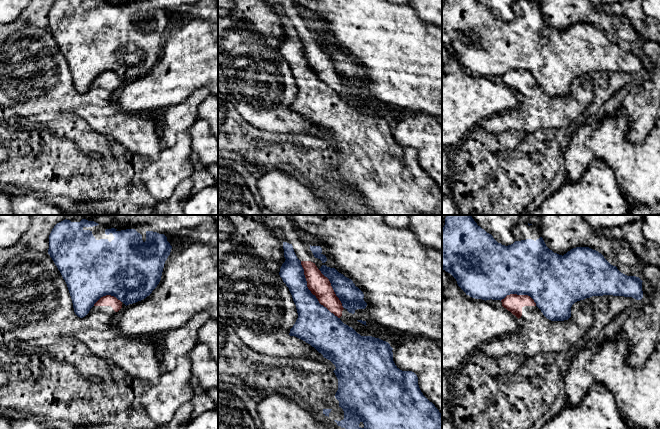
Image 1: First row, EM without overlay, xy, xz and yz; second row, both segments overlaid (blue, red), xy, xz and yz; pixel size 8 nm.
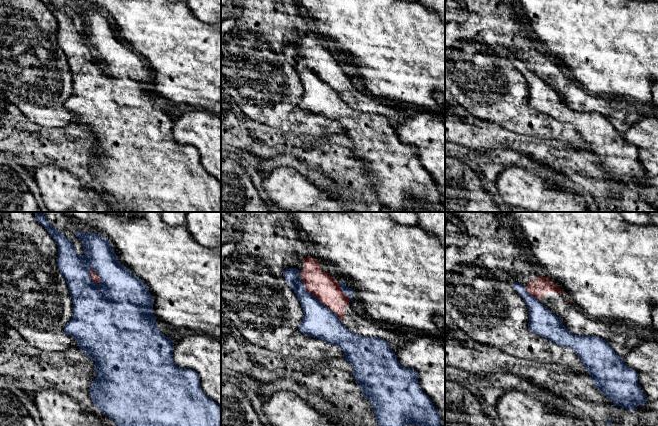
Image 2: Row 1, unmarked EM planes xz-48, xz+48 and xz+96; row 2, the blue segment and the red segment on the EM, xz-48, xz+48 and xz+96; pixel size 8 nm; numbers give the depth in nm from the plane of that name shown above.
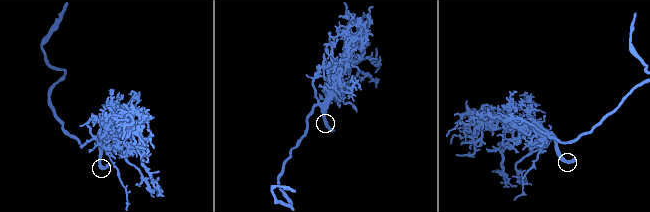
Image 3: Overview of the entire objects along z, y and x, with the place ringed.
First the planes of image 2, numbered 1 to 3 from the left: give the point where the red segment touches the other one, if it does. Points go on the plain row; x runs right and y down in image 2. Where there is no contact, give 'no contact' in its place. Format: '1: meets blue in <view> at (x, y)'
1: meets blue in xz-48 at (90, 53)
2: meets blue in xz+48 at (309, 68)
3: meets blue in xz+96 at (529, 70)

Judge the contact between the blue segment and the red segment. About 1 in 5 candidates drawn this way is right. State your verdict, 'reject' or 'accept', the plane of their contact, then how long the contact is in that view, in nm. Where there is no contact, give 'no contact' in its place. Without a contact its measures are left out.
reject; contact in xz; length 550 nm

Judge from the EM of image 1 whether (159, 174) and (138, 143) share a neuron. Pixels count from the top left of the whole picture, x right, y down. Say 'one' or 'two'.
two

